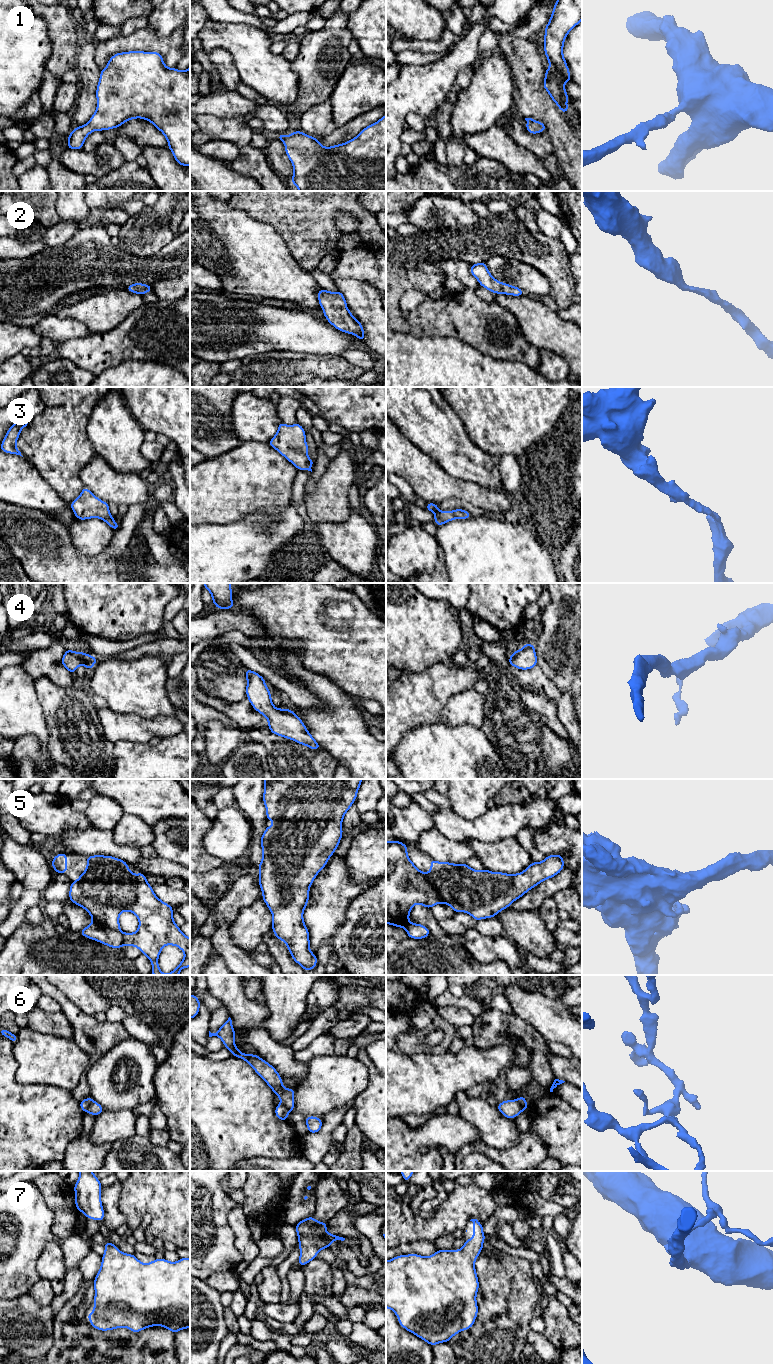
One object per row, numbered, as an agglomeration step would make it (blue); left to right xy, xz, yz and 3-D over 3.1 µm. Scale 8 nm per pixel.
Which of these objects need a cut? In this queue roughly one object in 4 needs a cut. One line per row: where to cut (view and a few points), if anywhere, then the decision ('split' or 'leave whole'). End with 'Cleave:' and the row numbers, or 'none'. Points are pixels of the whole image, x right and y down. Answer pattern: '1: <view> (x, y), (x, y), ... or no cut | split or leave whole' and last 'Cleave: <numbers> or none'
1: no cut | leave whole
2: no cut | leave whole
3: no cut | leave whole
4: no cut | leave whole
5: no cut | leave whole
6: xy (93, 1100), (86, 1111) | split
7: no cut | leave whole
Cleave: 6

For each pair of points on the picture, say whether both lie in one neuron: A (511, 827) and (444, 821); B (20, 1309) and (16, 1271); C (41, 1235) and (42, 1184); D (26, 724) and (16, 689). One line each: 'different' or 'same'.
A: same
B: different
C: different
D: same

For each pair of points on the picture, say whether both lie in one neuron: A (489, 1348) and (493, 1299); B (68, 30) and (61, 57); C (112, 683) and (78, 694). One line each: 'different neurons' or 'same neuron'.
A: same neuron
B: same neuron
C: different neurons

